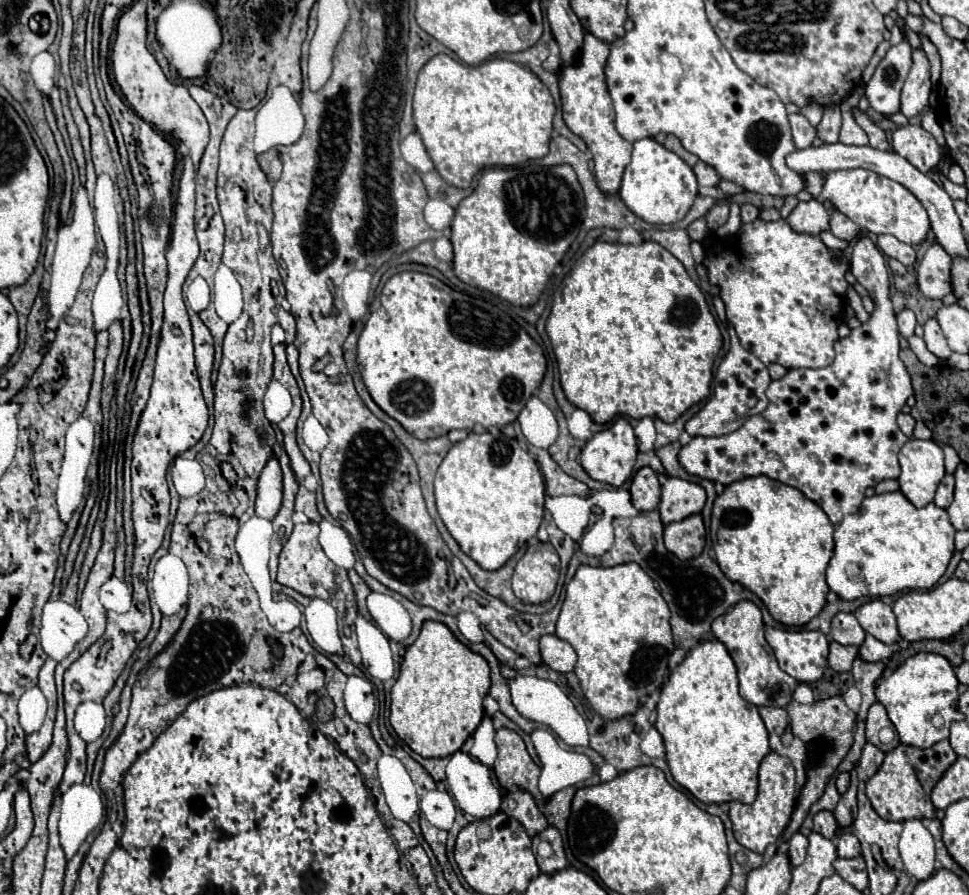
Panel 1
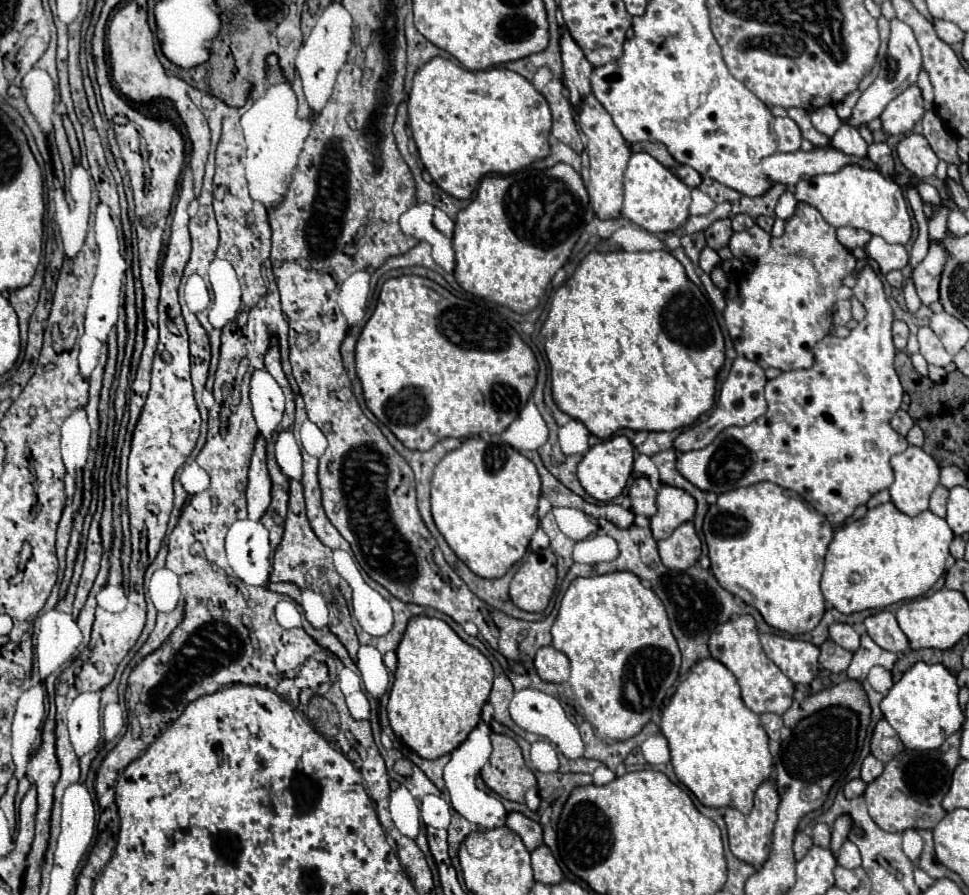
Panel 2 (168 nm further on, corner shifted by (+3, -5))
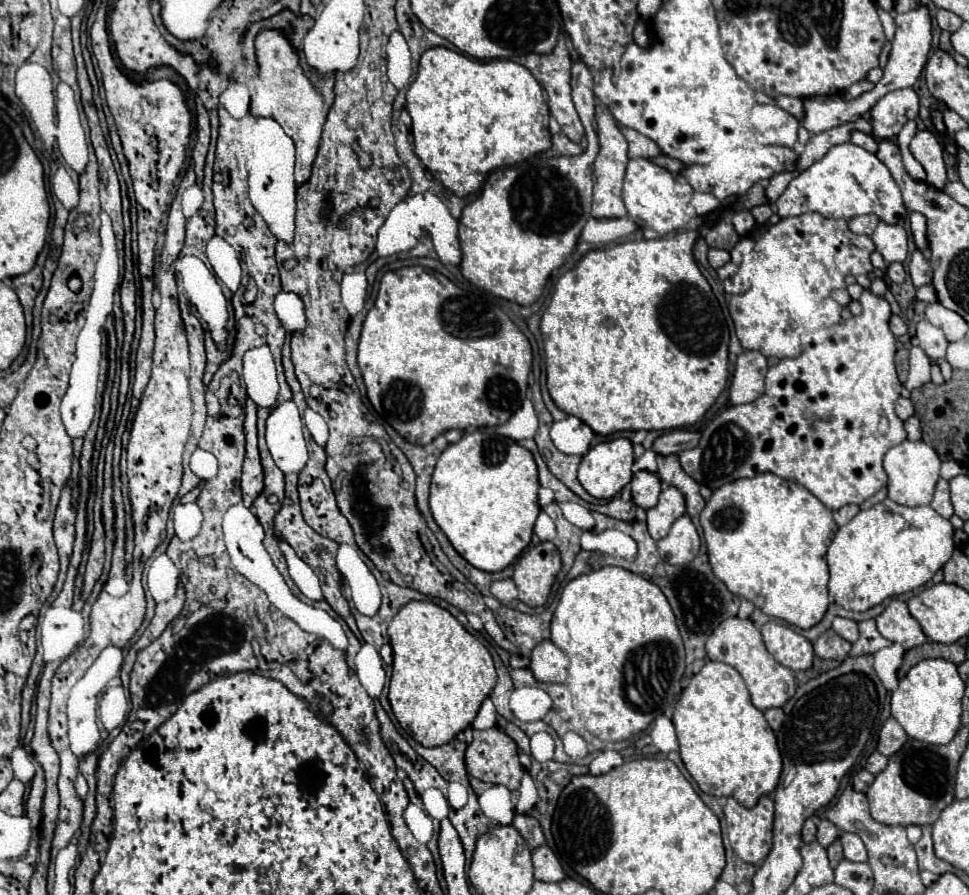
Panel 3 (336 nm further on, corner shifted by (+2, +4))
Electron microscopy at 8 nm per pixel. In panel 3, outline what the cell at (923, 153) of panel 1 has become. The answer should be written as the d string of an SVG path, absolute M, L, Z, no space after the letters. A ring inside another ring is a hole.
M918 131L910 143L912 155L922 163L926 171L926 183L936 189L946 185L946 165L942 159L942 145L932 131Z

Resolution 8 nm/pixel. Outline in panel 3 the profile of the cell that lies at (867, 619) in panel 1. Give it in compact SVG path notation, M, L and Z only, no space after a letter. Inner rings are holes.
M894 599L878 615L876 625L878 625L878 631L886 639L890 639L894 643L900 643L906 649L918 647L918 645L928 641L928 637L922 633L922 627L918 625L918 621L910 615L908 605L904 601L900 601L900 599Z

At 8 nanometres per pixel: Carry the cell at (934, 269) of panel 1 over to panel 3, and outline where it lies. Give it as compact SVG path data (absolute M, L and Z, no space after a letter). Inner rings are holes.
M916 251L910 259L910 265L908 265L908 273L912 277L912 283L914 287L922 287L926 283L932 283L932 267L930 263L922 257L920 251Z

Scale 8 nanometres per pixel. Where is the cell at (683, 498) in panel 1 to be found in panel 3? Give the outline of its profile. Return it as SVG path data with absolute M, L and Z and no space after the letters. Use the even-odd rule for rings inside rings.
M664 485L662 493L660 493L660 501L656 507L648 509L648 533L654 541L666 537L666 533L670 531L672 523L686 513L686 503L684 497L678 489Z

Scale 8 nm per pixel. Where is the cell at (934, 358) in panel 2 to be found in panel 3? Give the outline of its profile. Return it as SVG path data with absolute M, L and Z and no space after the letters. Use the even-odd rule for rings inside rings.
M922 319L916 325L916 337L920 341L920 349L930 359L944 359L946 349L948 349L948 339L944 337L942 329L938 329L938 327L930 325L926 319Z

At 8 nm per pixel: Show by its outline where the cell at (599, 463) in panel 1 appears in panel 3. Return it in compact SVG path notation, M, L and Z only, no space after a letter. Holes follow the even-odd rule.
M624 437L598 443L580 463L578 481L594 499L612 499L632 479L632 443Z

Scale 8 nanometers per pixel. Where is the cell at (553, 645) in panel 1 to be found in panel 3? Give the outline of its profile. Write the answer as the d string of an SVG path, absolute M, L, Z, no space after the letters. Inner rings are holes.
M542 641L532 651L530 671L540 683L564 683L568 675L568 657L552 641Z

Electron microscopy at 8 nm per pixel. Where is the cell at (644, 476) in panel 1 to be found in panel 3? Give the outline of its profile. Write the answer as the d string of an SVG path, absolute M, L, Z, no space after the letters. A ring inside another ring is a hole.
M638 471L632 477L632 501L642 509L652 509L658 503L658 495L662 491L662 483L656 473Z

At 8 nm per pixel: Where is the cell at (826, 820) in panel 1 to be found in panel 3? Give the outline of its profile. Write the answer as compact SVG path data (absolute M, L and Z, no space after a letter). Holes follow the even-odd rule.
M822 819L822 821L820 821L816 839L818 839L818 843L820 843L822 847L830 847L830 845L838 839L838 835L840 835L840 831L838 831L838 827L836 827L834 823L830 823L828 819Z

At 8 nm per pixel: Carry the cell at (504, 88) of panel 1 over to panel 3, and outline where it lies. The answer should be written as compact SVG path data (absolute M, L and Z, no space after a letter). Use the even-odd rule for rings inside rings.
M430 47L422 53L418 75L406 93L406 109L412 117L414 153L434 179L458 197L476 193L486 181L482 175L550 149L550 111L544 101L544 91L524 65L510 59L478 61L446 47Z

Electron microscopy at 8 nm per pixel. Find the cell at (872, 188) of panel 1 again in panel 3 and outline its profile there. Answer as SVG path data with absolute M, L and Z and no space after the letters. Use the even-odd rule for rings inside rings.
M854 143L834 145L808 171L802 171L798 177L794 177L782 197L776 201L776 213L780 217L820 213L822 217L830 219L852 219L858 215L876 213L890 225L902 225L908 215L900 189L886 165L876 155Z

